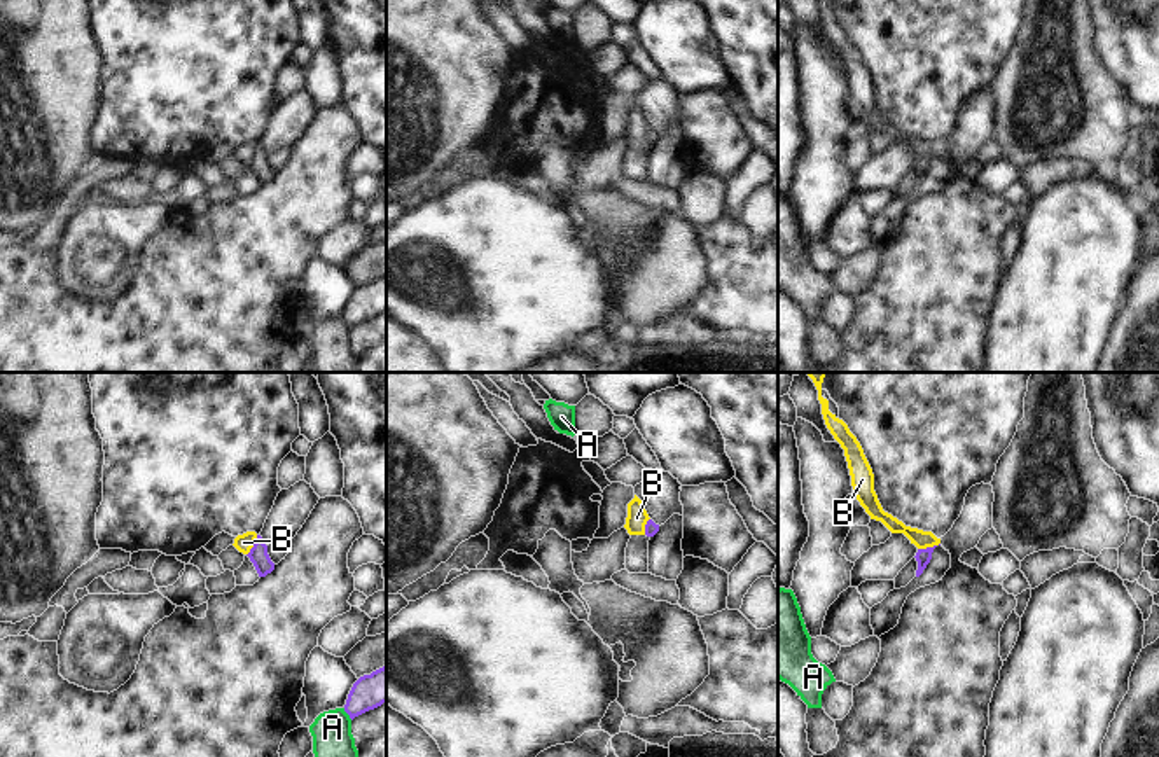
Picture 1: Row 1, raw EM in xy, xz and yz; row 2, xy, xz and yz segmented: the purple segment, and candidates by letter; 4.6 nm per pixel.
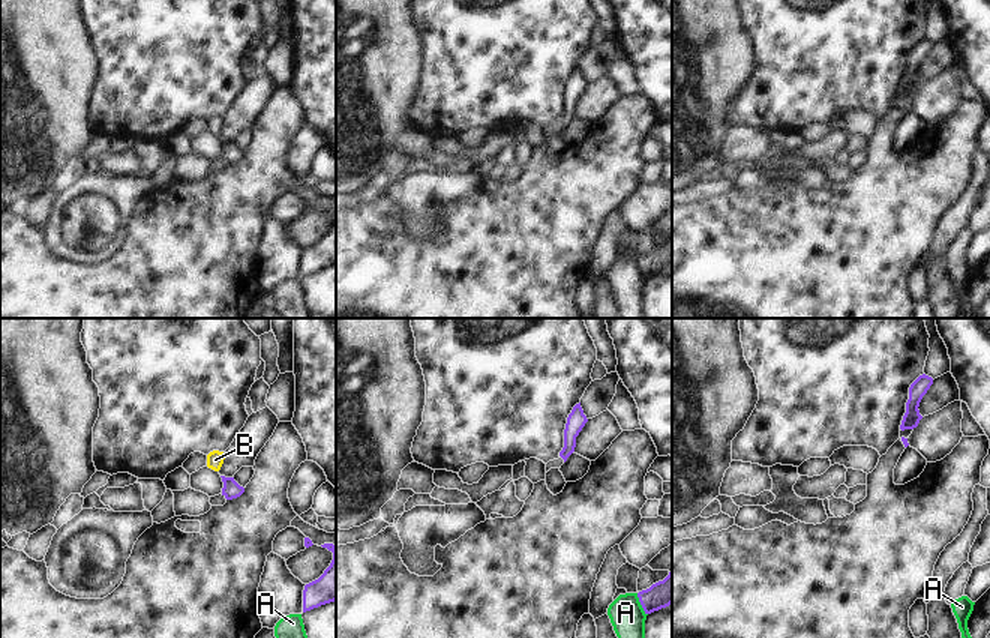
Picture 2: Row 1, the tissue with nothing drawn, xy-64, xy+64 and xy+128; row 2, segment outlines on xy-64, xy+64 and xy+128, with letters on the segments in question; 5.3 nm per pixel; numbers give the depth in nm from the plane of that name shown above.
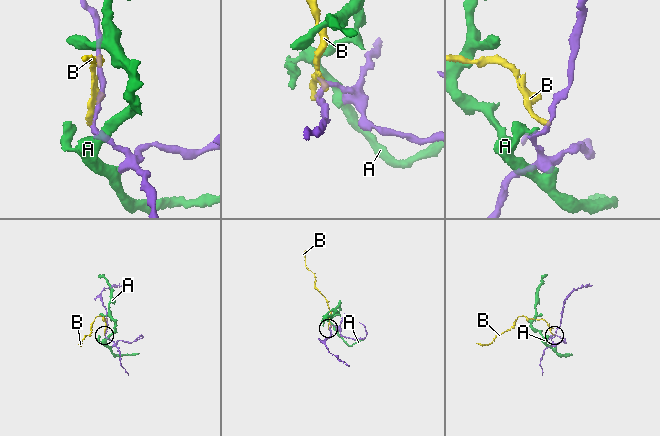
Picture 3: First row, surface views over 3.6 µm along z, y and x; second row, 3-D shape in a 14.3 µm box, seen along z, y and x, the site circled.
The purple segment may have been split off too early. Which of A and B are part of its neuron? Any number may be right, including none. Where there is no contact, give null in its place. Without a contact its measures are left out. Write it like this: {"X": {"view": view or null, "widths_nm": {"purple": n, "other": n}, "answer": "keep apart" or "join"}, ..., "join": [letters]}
{"A": {"view": "xy", "widths_nm": {"purple": 160, "other": 190}, "answer": "keep apart"}, "B": {"view": "yz", "widths_nm": {"purple": 70, "other": 80}, "answer": "keep apart"}, "join": []}

